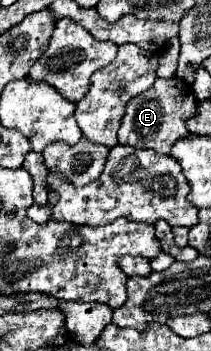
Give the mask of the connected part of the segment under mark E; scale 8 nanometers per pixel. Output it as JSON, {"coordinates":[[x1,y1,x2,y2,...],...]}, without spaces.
{"coordinates":[[177,77,157,79,151,89,133,97,127,103,119,129,119,143,139,149,153,149,157,153,169,155,171,143,189,133,185,121,187,117,193,115,193,111,195,111,195,95,187,83,183,83]]}

